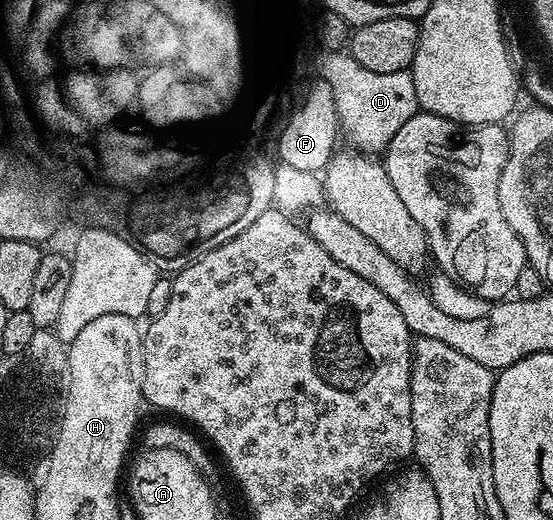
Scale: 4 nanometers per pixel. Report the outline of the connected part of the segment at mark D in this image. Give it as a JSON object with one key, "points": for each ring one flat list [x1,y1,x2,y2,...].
{"points":[[330,51,320,56,321,64,317,71,327,85,331,85,331,93,335,93,335,105,339,113,341,131,350,139,356,150,366,153,381,153,389,146,389,142,411,117,419,110,415,81,409,71,399,73,371,73,371,69,363,69,352,54,341,51]]}

